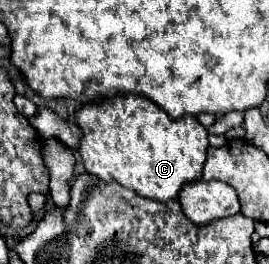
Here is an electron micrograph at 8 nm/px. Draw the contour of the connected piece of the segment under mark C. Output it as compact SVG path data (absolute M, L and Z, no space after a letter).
M114 95L84 103L76 109L76 125L82 131L78 153L88 173L104 181L118 181L138 195L154 201L176 199L180 187L202 177L208 151L208 131L196 117L170 119L156 103L140 95Z

